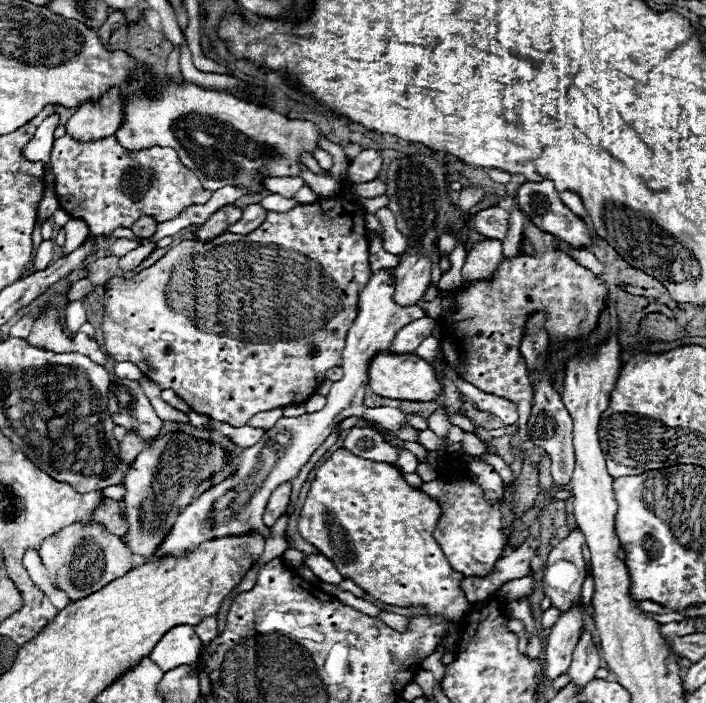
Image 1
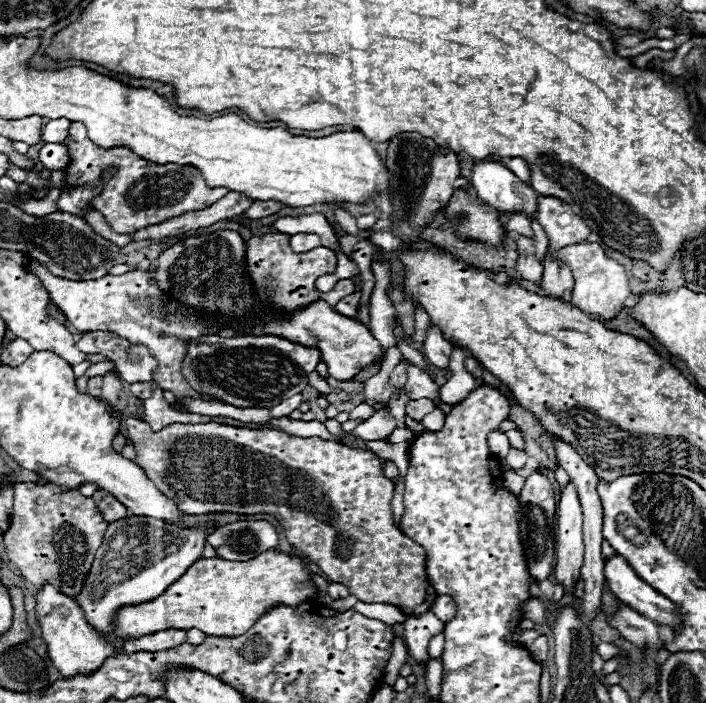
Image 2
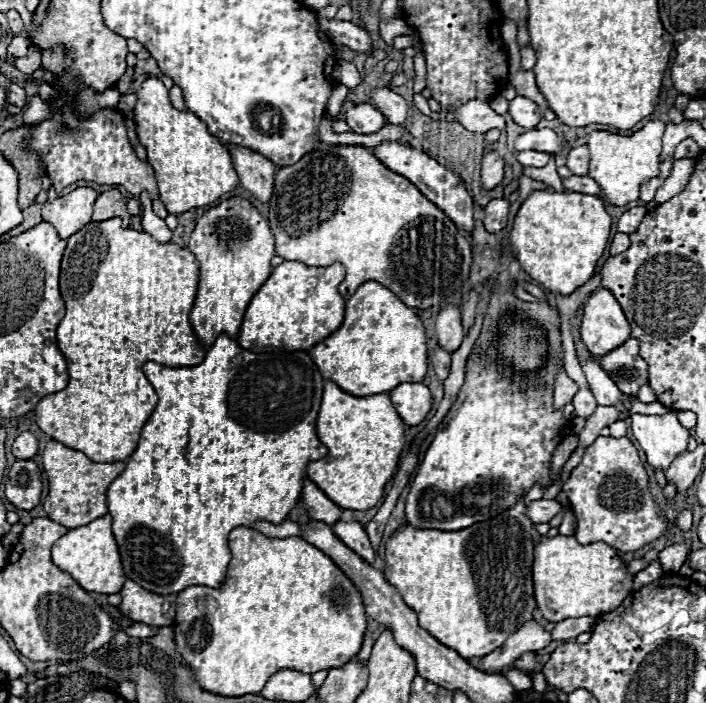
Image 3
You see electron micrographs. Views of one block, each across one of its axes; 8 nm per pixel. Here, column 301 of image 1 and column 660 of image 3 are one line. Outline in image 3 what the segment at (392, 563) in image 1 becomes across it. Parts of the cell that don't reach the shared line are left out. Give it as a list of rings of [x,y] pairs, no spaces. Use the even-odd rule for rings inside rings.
[[[598,436],[594,444],[586,448],[582,462],[570,472],[562,492],[568,494],[578,518],[576,540],[580,544],[606,542],[618,552],[634,552],[668,530],[668,522],[662,522],[652,500],[648,474],[638,458],[638,450],[628,438]]]

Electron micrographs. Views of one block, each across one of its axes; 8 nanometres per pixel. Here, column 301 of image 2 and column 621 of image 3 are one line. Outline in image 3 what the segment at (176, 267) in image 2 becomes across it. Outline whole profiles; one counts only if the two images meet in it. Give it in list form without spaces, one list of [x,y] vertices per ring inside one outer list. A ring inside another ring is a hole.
[[[598,288],[588,296],[580,334],[592,356],[604,356],[630,338],[630,324],[612,292]]]

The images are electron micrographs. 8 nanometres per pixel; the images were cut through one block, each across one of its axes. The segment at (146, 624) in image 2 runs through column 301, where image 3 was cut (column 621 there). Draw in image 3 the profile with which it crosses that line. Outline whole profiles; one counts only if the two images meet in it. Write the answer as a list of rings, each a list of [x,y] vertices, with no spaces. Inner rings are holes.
[[[574,536],[542,538],[534,550],[534,594],[542,616],[548,622],[566,618],[600,616],[618,608],[632,592],[632,576],[614,548],[604,542],[578,544]]]

